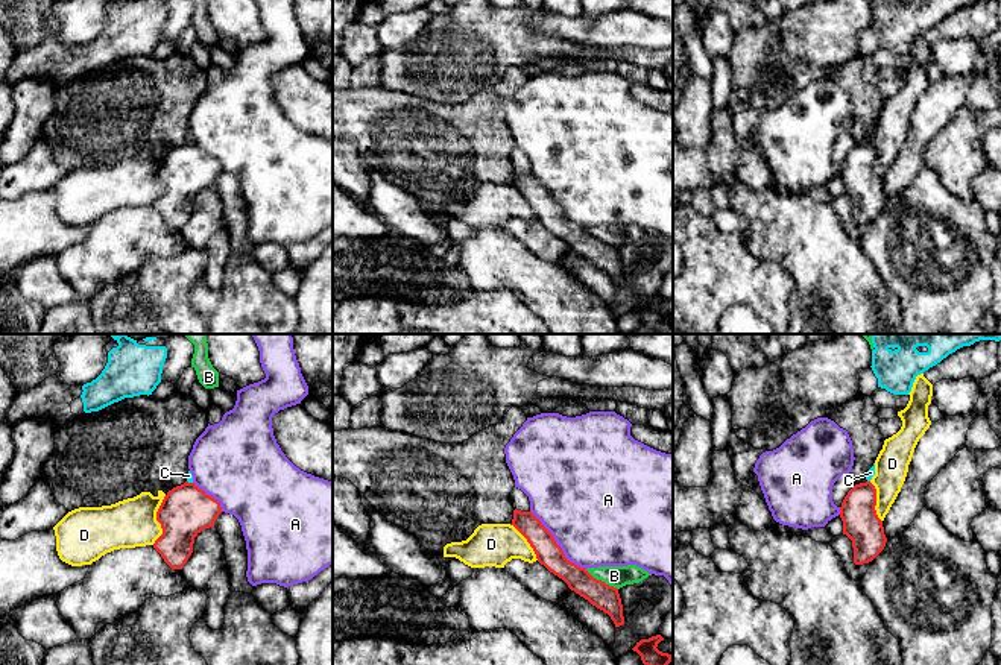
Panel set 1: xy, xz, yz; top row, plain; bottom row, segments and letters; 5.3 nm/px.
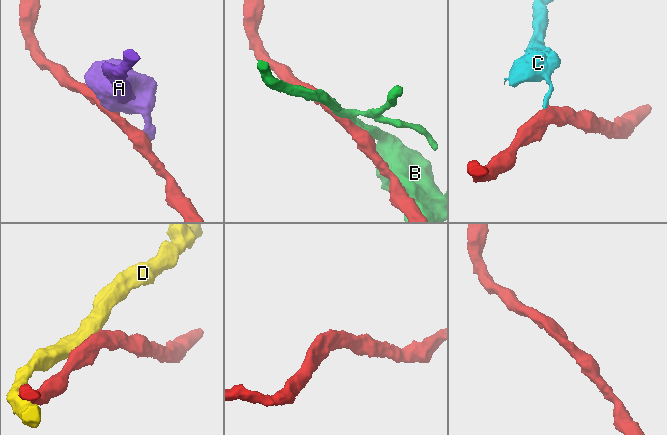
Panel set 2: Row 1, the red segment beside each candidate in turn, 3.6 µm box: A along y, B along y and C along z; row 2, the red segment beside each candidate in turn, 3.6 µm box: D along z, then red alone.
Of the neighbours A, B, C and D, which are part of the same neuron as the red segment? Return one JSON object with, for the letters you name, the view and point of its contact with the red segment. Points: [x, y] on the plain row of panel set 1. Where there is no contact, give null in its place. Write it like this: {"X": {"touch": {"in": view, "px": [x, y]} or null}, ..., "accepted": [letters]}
{"accepted": []}

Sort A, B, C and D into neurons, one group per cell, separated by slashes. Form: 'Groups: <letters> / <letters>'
Groups: A / B / C / D

